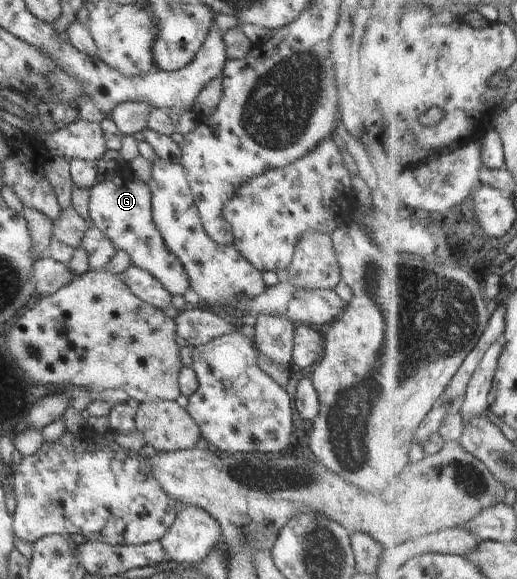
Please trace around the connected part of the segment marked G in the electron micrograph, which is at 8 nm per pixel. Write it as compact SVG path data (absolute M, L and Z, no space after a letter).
M129 164L118 169L111 180L97 182L90 190L90 224L97 227L121 250L125 250L136 267L152 274L170 295L182 296L190 282L181 261L168 249L152 217L150 188L133 176Z

